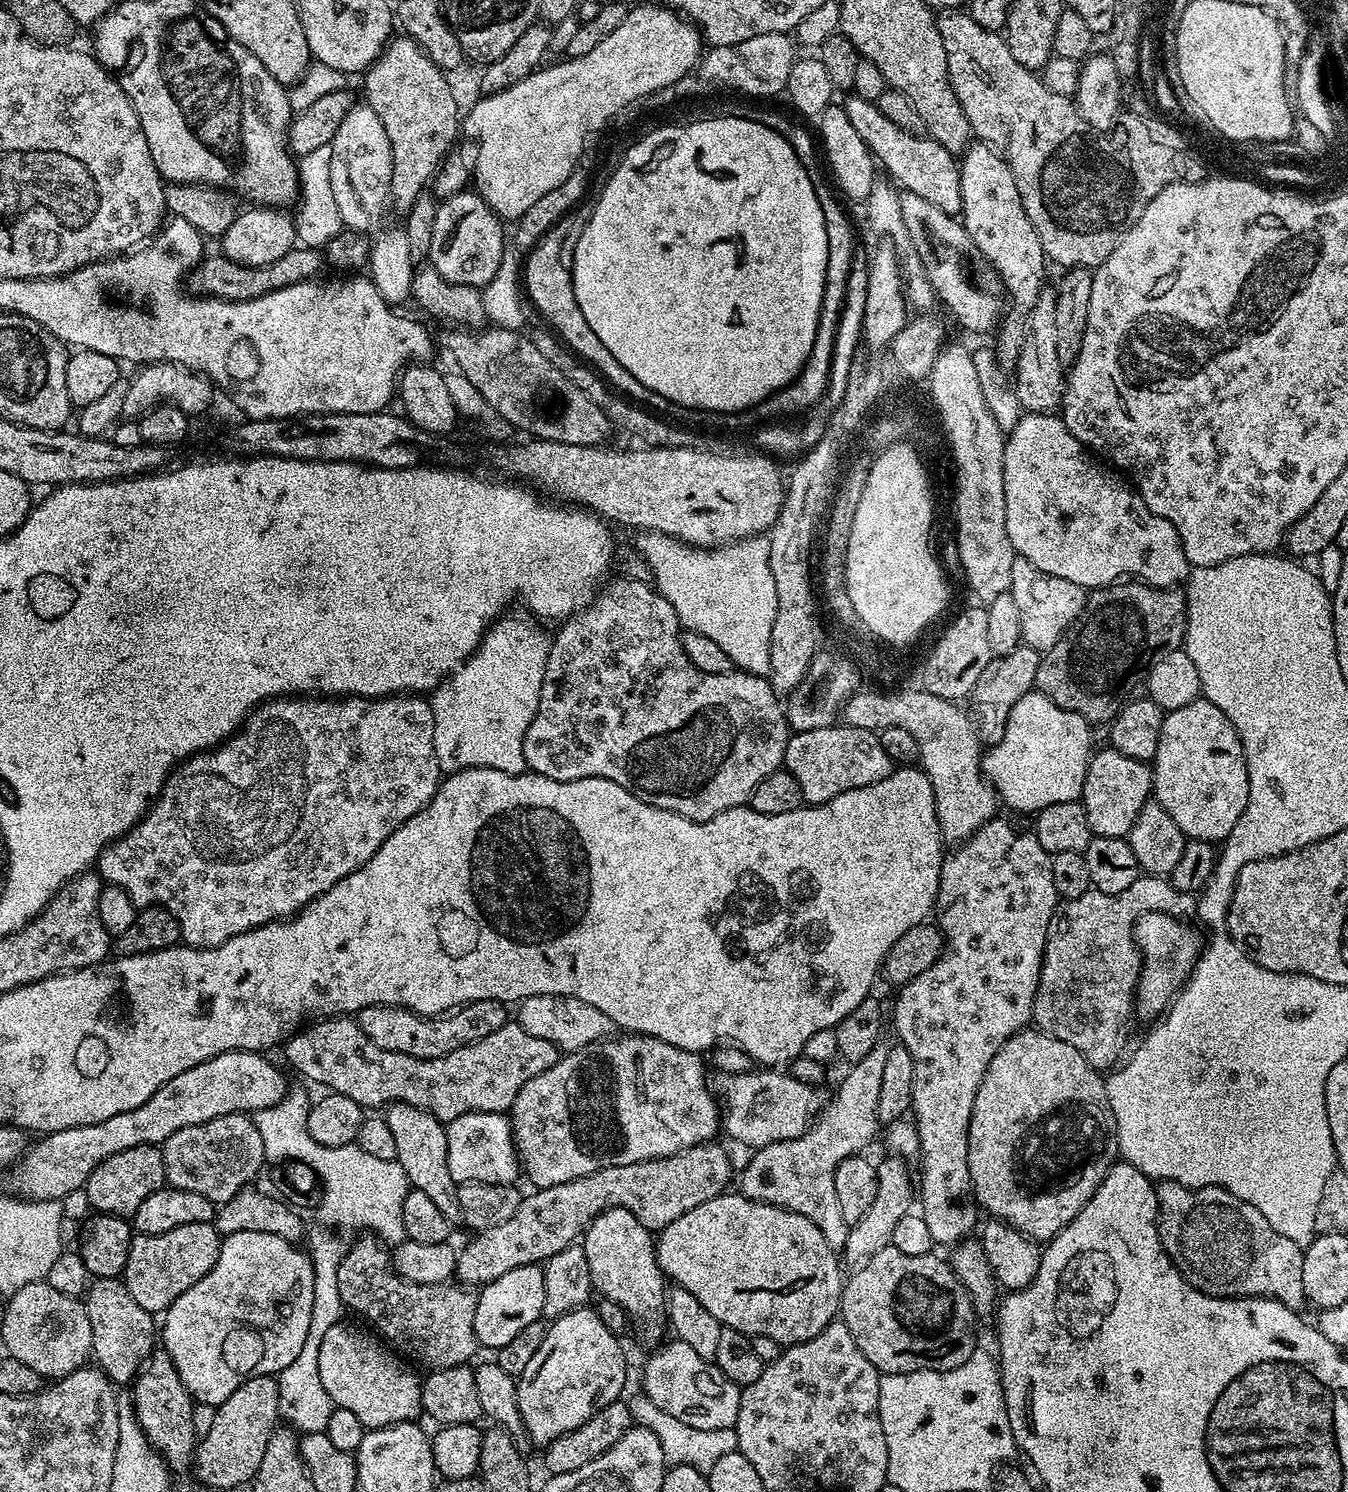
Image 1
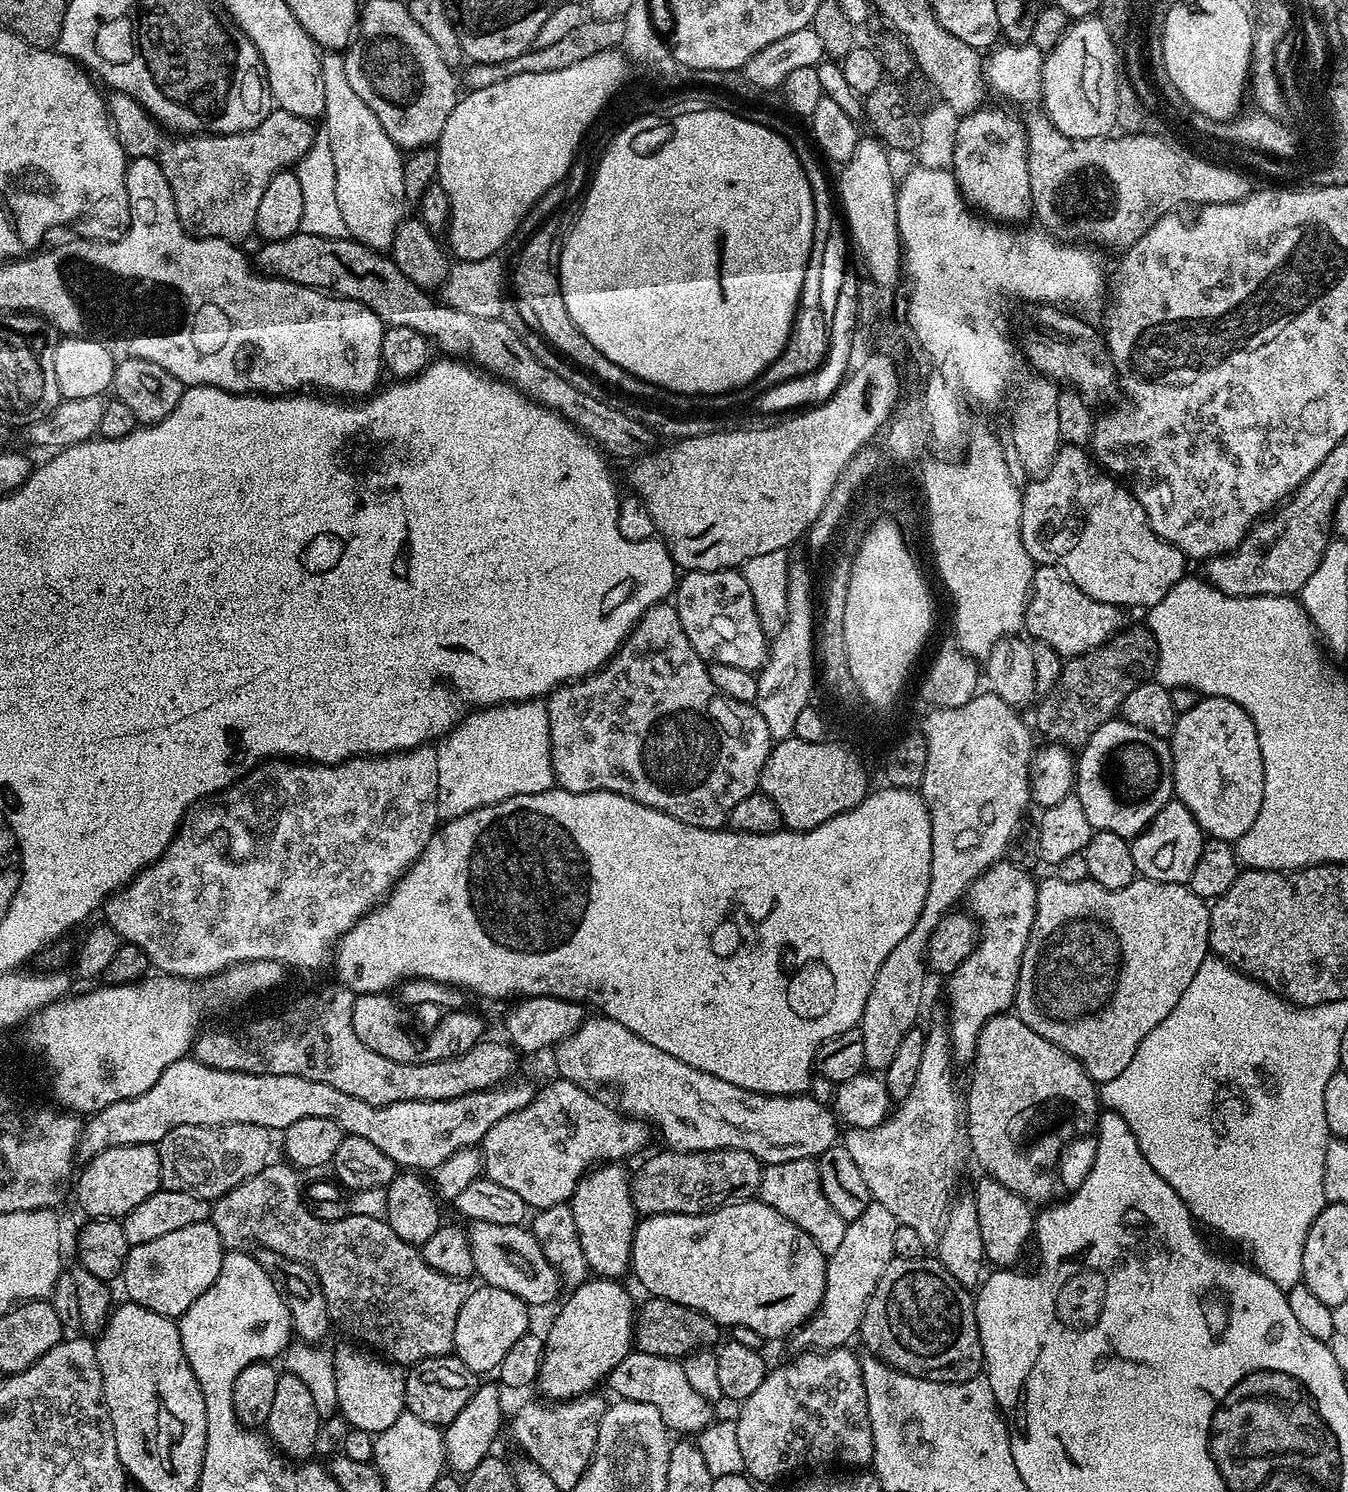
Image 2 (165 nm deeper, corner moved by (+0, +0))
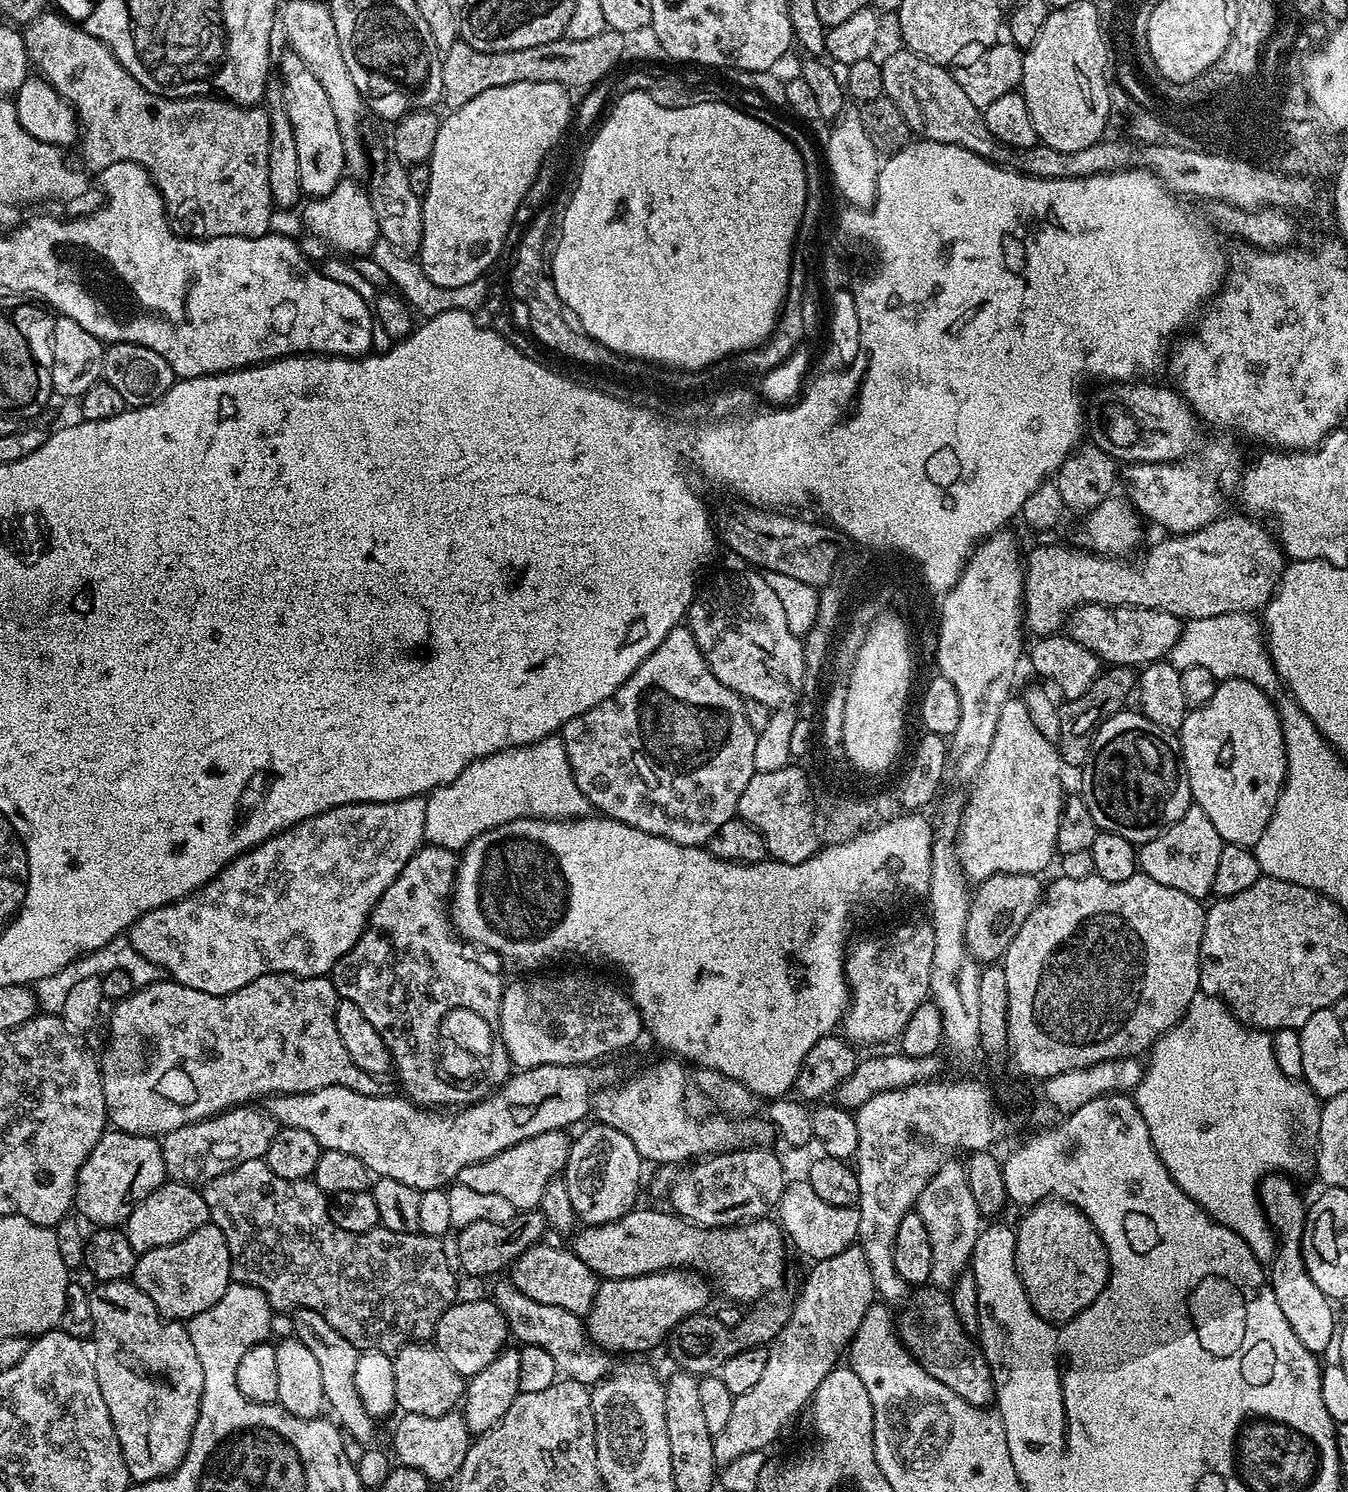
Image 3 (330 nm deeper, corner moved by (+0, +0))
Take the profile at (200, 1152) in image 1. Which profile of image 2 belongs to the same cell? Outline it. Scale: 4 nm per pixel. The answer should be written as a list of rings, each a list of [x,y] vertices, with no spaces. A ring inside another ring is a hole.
[[[187,1124],[166,1134],[158,1145],[160,1186],[163,1190],[189,1192],[215,1202],[234,1186],[254,1178],[273,1159],[273,1133],[253,1124]]]

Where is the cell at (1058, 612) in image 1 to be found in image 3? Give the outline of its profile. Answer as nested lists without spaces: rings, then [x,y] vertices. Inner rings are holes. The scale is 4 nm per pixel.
[[[1082,604],[1066,621],[1067,635],[1086,646],[1108,666],[1147,666],[1165,659],[1180,636],[1182,621],[1169,612],[1153,608],[1108,608],[1104,604]]]

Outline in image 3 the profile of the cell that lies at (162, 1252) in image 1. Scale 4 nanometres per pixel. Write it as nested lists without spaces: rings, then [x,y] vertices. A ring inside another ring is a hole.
[[[214,1223],[203,1224],[194,1234],[186,1234],[170,1246],[158,1246],[149,1252],[139,1253],[130,1277],[132,1283],[154,1302],[160,1315],[187,1322],[198,1314],[210,1310],[233,1283],[232,1259],[226,1246],[226,1234]]]

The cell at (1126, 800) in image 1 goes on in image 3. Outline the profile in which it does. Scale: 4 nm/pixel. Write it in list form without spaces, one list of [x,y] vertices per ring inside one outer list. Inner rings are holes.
[[[1121,710],[1108,720],[1102,721],[1091,737],[1092,749],[1088,752],[1088,765],[1084,768],[1082,795],[1094,818],[1097,829],[1102,832],[1122,834],[1131,844],[1141,845],[1158,838],[1165,828],[1178,822],[1182,814],[1194,803],[1188,777],[1184,775],[1182,756],[1178,744],[1163,728],[1154,726],[1139,710]]]

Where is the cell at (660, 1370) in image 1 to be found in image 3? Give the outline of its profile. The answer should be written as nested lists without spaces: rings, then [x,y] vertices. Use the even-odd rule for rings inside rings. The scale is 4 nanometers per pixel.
[[[510,1282],[497,1286],[494,1303],[502,1310],[509,1333],[515,1339],[517,1336],[521,1345],[542,1346],[542,1350],[546,1350],[550,1353],[550,1358],[554,1358],[556,1371],[563,1379],[595,1386],[613,1371],[613,1357],[592,1343],[585,1321],[570,1314],[570,1310],[534,1302],[534,1298],[526,1298],[526,1294],[522,1294],[522,1290],[518,1290]]]

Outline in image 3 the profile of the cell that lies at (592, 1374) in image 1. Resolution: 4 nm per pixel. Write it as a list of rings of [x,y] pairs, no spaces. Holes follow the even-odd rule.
[[[669,1270],[667,1272],[651,1272],[648,1276],[635,1276],[621,1280],[600,1280],[594,1298],[594,1306],[586,1317],[588,1337],[592,1343],[603,1348],[609,1354],[616,1352],[648,1352],[665,1343],[669,1332],[678,1322],[687,1316],[694,1316],[705,1311],[708,1304],[709,1281],[703,1275],[692,1270]]]

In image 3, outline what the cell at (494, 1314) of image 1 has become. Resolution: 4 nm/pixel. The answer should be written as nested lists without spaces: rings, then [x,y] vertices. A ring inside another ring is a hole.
[[[491,1299],[464,1300],[451,1304],[442,1314],[436,1327],[434,1347],[458,1370],[458,1374],[470,1378],[478,1370],[486,1370],[499,1352],[503,1352],[510,1340],[508,1323],[502,1310]]]

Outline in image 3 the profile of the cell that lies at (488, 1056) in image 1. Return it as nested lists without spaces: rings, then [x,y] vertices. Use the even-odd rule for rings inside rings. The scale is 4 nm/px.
[[[272,972],[269,976],[258,978],[238,990],[234,990],[225,996],[214,994],[202,994],[202,990],[190,990],[177,984],[175,980],[167,978],[156,984],[137,987],[125,1000],[115,1001],[112,1017],[108,1020],[108,1049],[100,1060],[100,1070],[104,1077],[104,1093],[106,1094],[106,1110],[108,1111],[108,1124],[115,1131],[129,1132],[135,1136],[163,1137],[170,1130],[178,1130],[183,1124],[199,1124],[201,1120],[210,1120],[213,1116],[230,1108],[247,1105],[249,1102],[260,1102],[265,1098],[285,1096],[286,1094],[302,1094],[322,1090],[326,1086],[346,1086],[346,1090],[354,1090],[358,1094],[367,1096],[381,1095],[377,1077],[363,1072],[346,1054],[346,1046],[342,1046],[342,1038],[338,1038],[338,1026],[336,1025],[336,1005],[338,997],[336,988],[328,976],[294,976]],[[149,1044],[152,1053],[148,1060],[140,1061],[144,1056],[144,1047]],[[192,1088],[192,1104],[184,1104],[184,1091]]]

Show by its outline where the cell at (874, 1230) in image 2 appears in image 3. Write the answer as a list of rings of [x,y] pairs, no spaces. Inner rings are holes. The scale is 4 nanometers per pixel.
[[[860,1246],[842,1250],[829,1260],[817,1260],[800,1288],[800,1297],[791,1305],[792,1313],[771,1344],[760,1381],[746,1394],[735,1397],[730,1419],[722,1434],[714,1437],[714,1458],[725,1466],[751,1452],[764,1452],[780,1436],[780,1431],[811,1401],[822,1378],[841,1363],[851,1345],[866,1310],[877,1299],[873,1275],[866,1254]]]

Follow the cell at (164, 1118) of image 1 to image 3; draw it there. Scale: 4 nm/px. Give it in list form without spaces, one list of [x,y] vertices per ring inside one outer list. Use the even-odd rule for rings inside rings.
[[[563,1064],[516,1070],[492,1095],[484,1097],[477,1104],[465,1104],[455,1110],[433,1110],[428,1106],[414,1104],[400,1094],[367,1096],[346,1090],[346,1086],[326,1086],[313,1092],[271,1097],[267,1101],[266,1111],[276,1119],[279,1127],[306,1130],[320,1143],[321,1149],[354,1154],[354,1158],[358,1158],[358,1162],[365,1164],[377,1177],[385,1176],[406,1182],[406,1186],[414,1186],[421,1193],[451,1185],[458,1170],[474,1166],[486,1158],[494,1158],[494,1154],[510,1146],[518,1146],[518,1142],[526,1138],[571,1129],[571,1124],[589,1115],[590,1097],[615,1081],[614,1069],[600,1067],[604,1066]]]

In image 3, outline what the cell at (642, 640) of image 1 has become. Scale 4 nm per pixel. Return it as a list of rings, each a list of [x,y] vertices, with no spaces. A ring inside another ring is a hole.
[[[678,626],[674,630],[670,630],[666,639],[645,658],[642,666],[638,666],[638,670],[634,670],[634,674],[630,674],[630,678],[626,678],[626,682],[622,686],[618,686],[618,690],[613,696],[598,702],[598,706],[586,710],[586,714],[578,714],[578,718],[570,718],[570,722],[564,724],[558,735],[566,746],[566,758],[570,762],[570,770],[574,774],[574,782],[578,786],[578,790],[582,790],[589,805],[599,815],[607,816],[610,820],[617,820],[626,826],[634,826],[643,832],[649,832],[675,844],[691,848],[707,845],[714,830],[718,830],[718,826],[722,826],[722,822],[736,816],[738,798],[742,798],[742,790],[746,790],[746,782],[750,782],[750,778],[757,772],[754,766],[756,731],[752,729],[744,713],[744,700],[714,676],[695,644],[694,635],[686,626]]]

